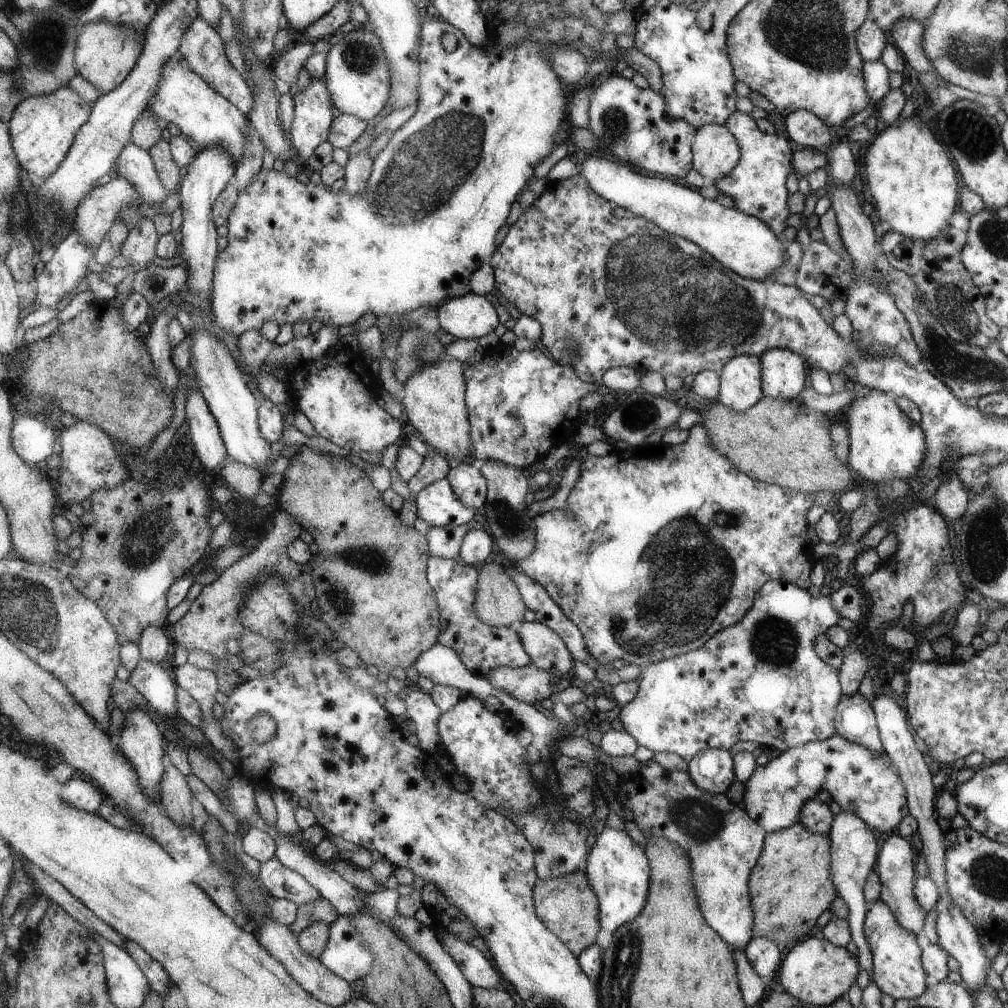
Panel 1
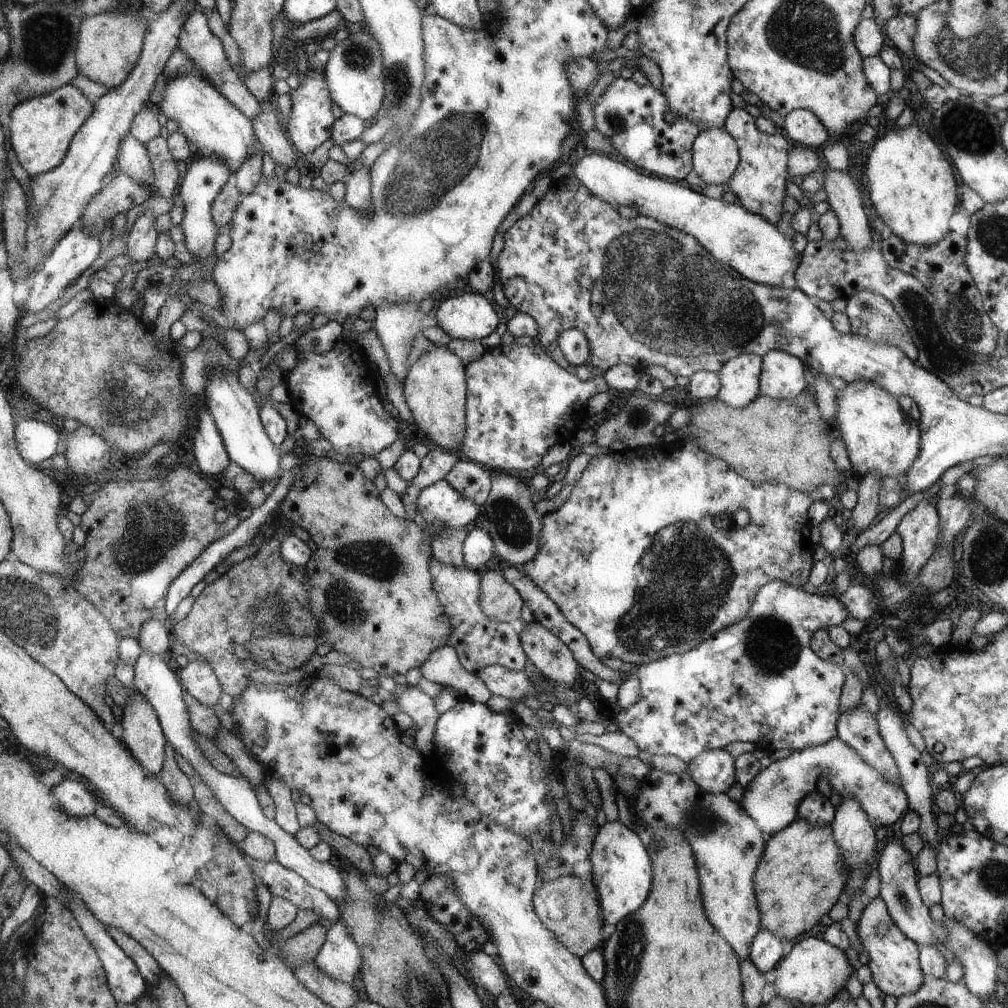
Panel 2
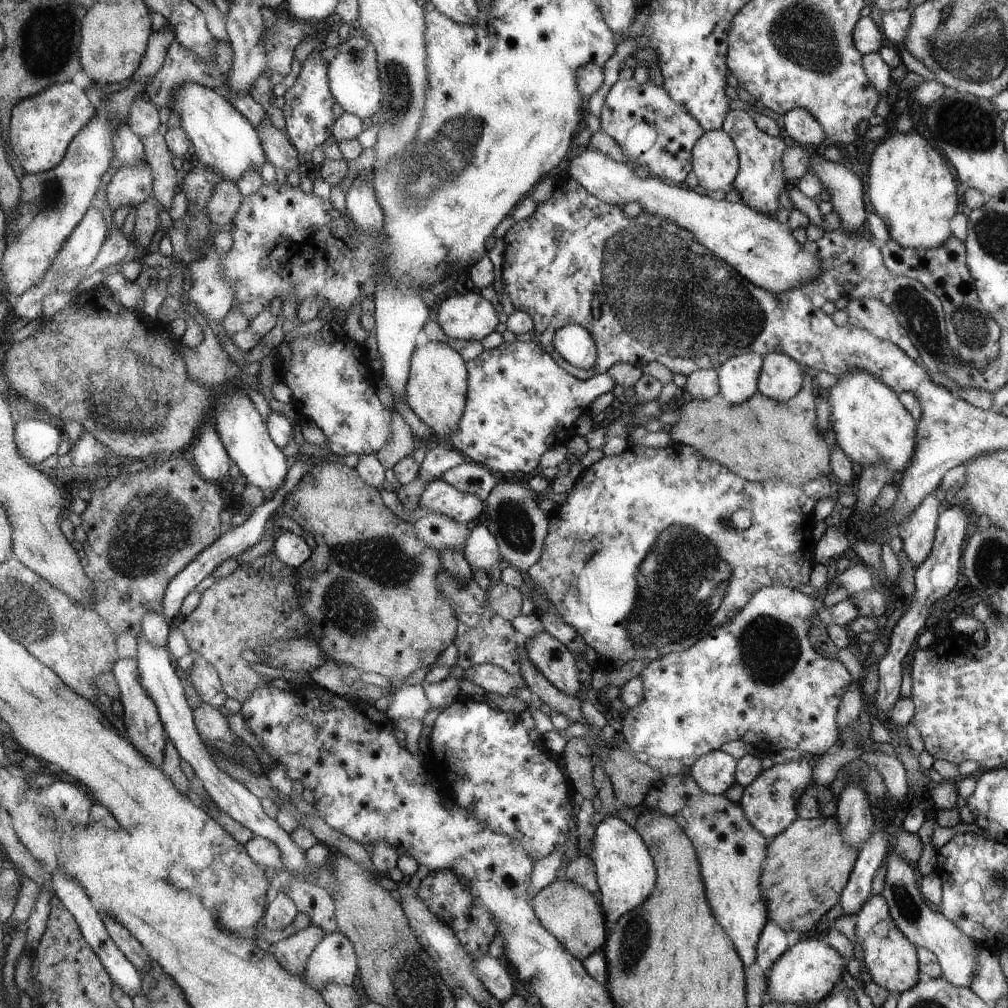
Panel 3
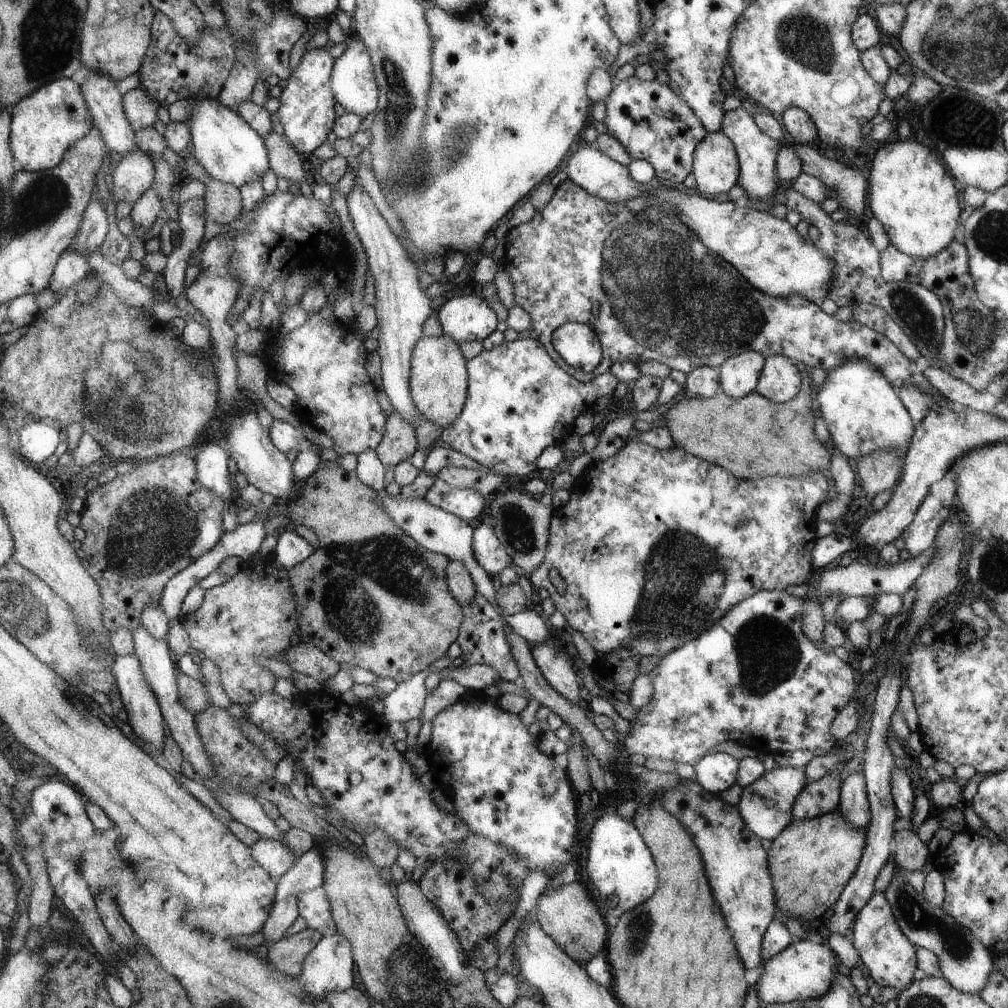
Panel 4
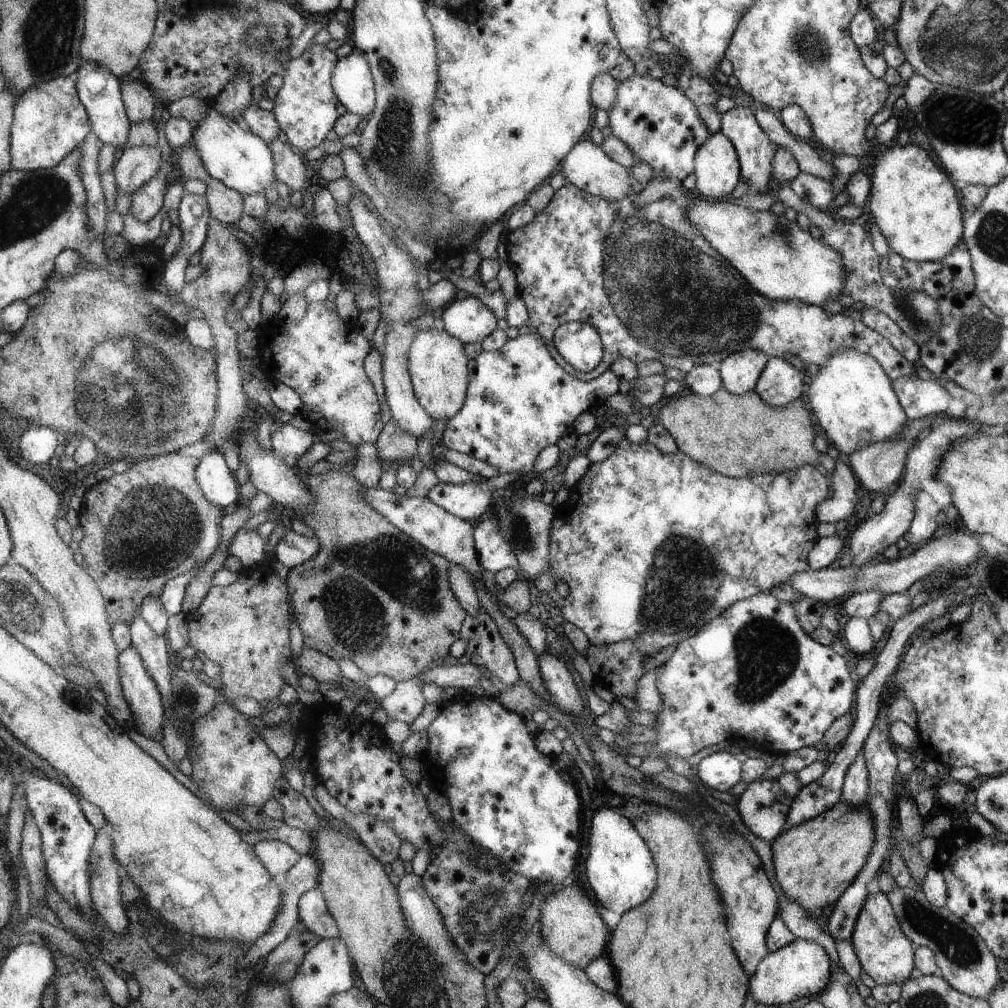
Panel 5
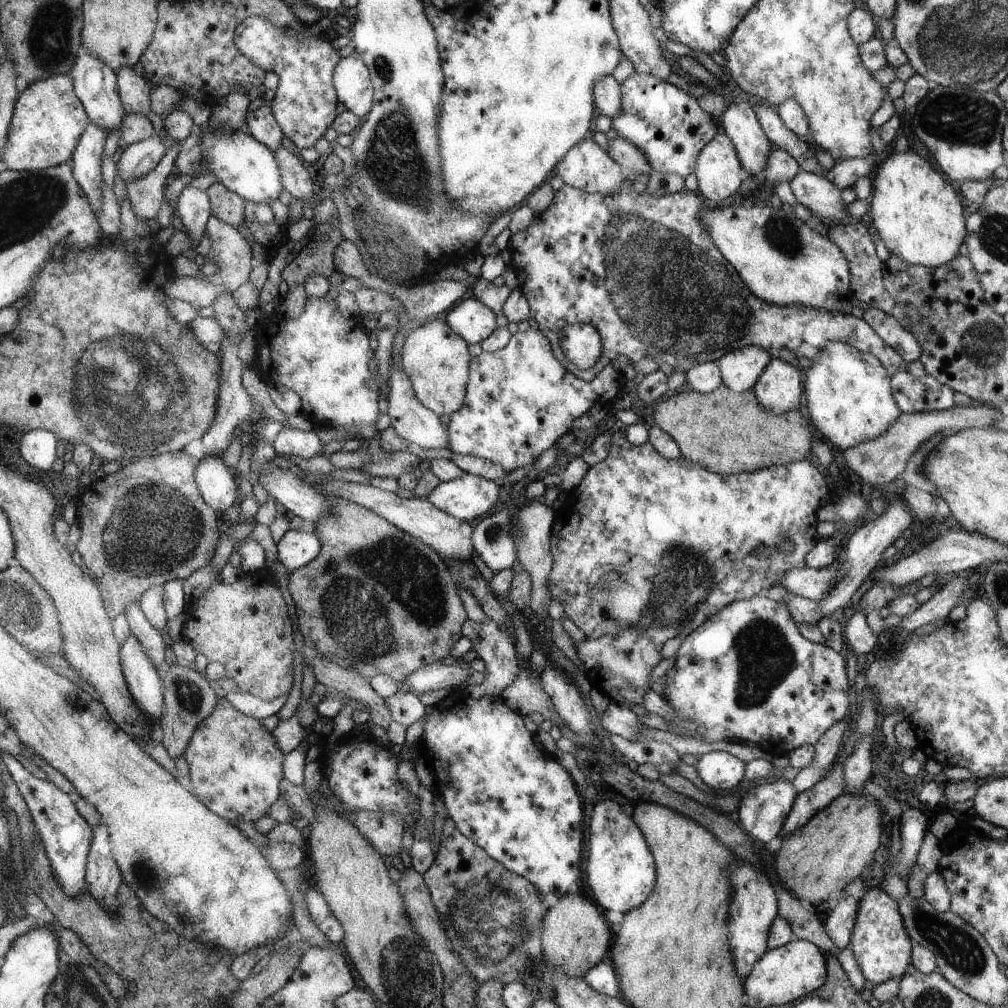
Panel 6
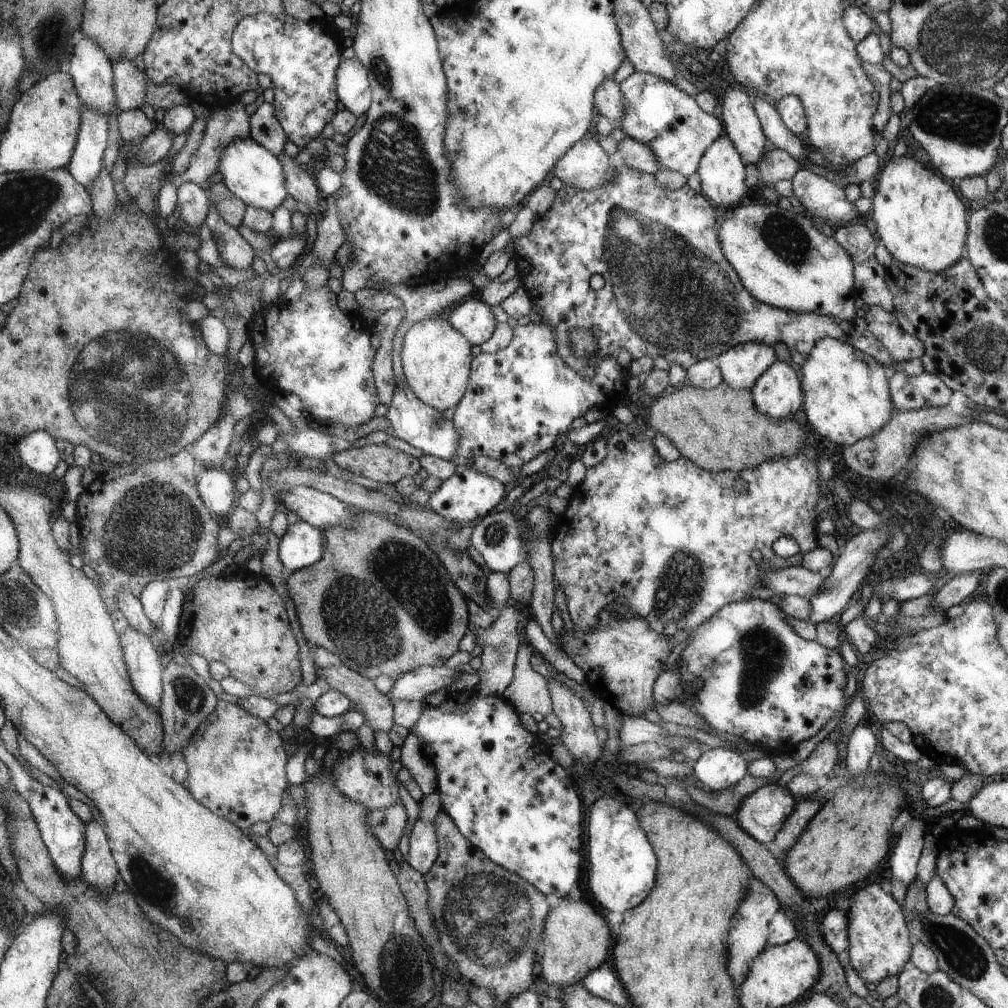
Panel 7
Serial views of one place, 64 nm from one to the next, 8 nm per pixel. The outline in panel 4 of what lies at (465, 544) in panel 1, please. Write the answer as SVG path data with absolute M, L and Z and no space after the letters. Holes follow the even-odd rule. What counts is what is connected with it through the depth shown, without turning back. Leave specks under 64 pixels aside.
M480 524L473 530L473 552L478 565L490 576L495 576L510 567L512 558L506 551L496 531L488 524Z

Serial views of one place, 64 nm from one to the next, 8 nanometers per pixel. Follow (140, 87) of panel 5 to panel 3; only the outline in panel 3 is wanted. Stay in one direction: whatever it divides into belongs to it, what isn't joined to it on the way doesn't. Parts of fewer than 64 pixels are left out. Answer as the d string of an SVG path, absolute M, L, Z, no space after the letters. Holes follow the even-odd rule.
M145 94L133 102L126 124L132 133L140 139L158 132L158 126L160 126L158 110L152 102L149 102Z

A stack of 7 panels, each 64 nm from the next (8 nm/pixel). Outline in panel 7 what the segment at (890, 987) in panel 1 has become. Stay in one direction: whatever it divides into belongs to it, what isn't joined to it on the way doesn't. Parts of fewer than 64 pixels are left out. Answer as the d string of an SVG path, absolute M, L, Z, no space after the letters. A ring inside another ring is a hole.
M873 883L864 888L856 887L850 898L847 948L850 966L856 968L865 983L876 985L904 972L904 964L910 954L910 940L898 902L888 892L884 892L880 885Z

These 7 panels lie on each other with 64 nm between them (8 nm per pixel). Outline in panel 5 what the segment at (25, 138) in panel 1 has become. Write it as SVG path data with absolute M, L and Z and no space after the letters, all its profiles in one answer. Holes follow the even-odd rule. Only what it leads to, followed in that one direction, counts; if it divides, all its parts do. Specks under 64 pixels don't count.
M73 77L38 82L19 96L11 147L18 171L52 169L61 164L92 132L92 122L82 104Z

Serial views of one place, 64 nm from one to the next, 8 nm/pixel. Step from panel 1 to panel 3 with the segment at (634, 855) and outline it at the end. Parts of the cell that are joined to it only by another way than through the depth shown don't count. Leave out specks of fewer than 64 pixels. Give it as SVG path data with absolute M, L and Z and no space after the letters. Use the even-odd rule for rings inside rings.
M613 815L606 817L596 828L588 856L594 864L594 872L602 906L610 922L616 922L622 914L638 908L656 886L657 872L654 859L640 834L634 827Z

